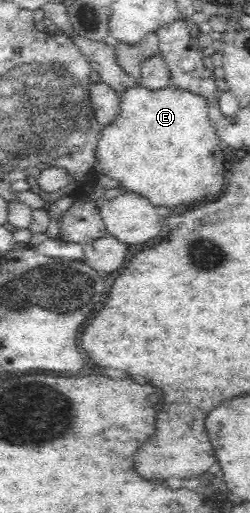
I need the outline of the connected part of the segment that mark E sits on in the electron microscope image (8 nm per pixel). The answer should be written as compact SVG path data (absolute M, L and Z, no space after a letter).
M140 85L128 89L128 91L125 91L120 97L118 117L116 117L111 125L103 129L97 141L95 156L97 157L99 171L101 171L103 175L108 175L110 179L116 179L126 191L145 197L154 207L184 207L184 205L196 205L196 203L202 203L202 201L206 203L208 199L214 199L214 195L220 195L220 193L224 191L226 185L224 185L224 153L222 153L222 149L225 149L225 147L220 144L221 139L217 136L217 133L212 127L209 116L209 106L202 97L171 86L160 89L160 91L149 91Z

